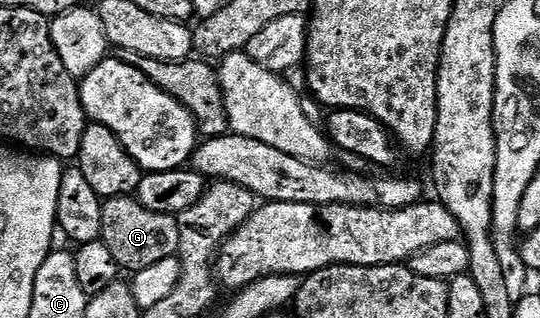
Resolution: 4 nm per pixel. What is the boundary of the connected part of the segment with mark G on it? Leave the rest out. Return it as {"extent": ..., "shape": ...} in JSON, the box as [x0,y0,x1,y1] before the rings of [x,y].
{"extent":[100,196,180,271],"shape":[[[137,196],[107,197],[102,203],[100,240],[112,251],[118,266],[123,270],[137,271],[177,254],[180,247],[180,227],[175,214],[148,211],[148,207],[141,205]]]}

